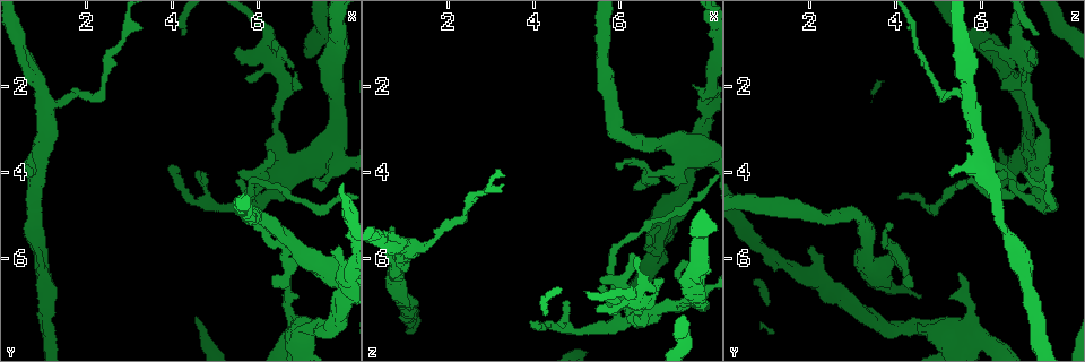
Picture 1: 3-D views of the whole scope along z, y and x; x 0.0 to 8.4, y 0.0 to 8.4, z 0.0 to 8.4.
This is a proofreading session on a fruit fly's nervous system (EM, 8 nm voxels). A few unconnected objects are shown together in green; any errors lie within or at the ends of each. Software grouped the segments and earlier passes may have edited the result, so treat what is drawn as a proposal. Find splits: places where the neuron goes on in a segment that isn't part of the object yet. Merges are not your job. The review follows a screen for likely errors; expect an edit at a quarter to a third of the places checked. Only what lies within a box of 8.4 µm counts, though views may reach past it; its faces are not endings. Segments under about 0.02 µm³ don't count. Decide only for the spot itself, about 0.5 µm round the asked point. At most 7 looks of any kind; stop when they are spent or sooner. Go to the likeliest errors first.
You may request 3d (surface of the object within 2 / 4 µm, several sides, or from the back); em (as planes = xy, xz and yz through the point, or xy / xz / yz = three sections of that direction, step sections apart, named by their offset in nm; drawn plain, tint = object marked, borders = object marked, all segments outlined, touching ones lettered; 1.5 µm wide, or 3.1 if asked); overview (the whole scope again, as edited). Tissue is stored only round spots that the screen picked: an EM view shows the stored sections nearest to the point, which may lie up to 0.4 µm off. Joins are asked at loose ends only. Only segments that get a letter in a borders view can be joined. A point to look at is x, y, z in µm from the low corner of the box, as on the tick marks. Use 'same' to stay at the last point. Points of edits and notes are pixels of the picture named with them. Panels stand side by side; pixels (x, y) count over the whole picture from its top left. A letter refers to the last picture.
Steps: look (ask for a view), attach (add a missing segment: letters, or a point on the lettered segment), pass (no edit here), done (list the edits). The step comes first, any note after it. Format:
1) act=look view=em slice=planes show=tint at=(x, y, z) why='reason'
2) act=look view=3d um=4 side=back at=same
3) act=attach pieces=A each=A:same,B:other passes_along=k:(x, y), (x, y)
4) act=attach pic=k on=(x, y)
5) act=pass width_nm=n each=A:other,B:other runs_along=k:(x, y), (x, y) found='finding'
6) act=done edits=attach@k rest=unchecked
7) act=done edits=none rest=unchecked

act=look view=em slice=xz step=4 show=tint at=(6.30, 6.60, 4.35) why='branch stops here'

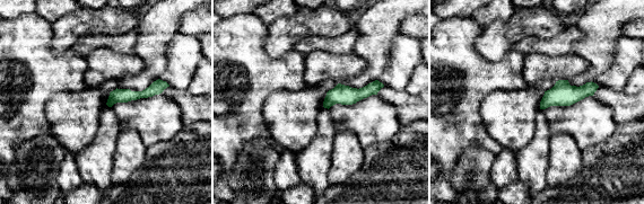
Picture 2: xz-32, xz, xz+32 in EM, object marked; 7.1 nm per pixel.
act=look view=em slice=planes show=tint at=same

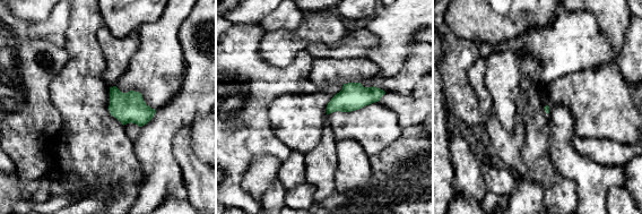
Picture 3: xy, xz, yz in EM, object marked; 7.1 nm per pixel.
act=look view=em slice=planes show=borders at=same why='see the neighbours'

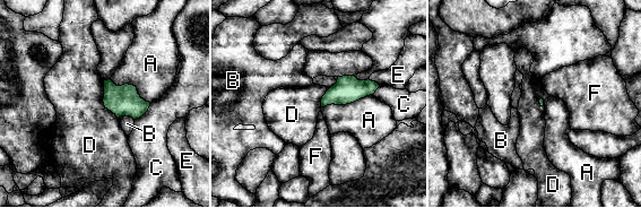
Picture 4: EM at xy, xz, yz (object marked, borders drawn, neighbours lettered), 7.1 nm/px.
act=pass each=A:other,B:other,C:other,D:other,E:other,F:other found='none of them fits'

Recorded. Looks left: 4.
act=look view=3d um=2 at=(6.35, 1.00, 5.95) why='branch stops here'

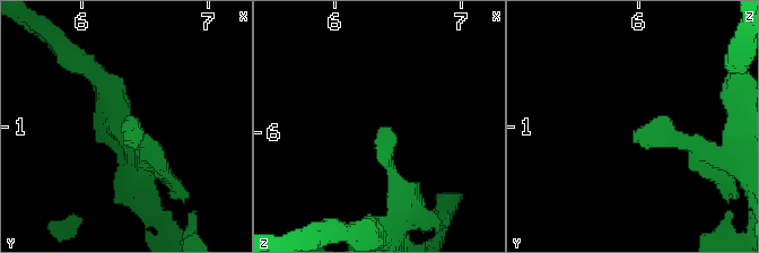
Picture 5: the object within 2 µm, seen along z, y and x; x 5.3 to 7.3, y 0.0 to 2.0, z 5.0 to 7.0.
act=look view=em slice=yz step=4 show=borders at=(6.34, 1.04, 5.98) why='need the tissue'

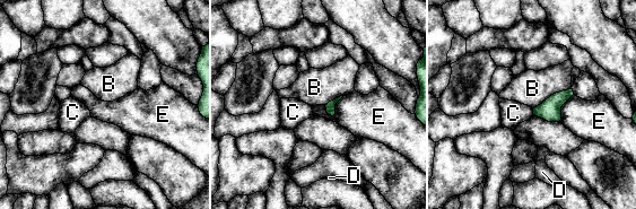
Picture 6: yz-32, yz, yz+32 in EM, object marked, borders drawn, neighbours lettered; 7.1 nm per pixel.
act=look view=em slice=planes show=borders at=same why='cut it another way'

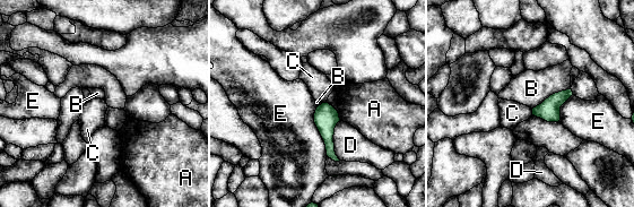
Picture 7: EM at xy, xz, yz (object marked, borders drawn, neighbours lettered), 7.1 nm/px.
act=pass each=A:other,B:other,C:other,D:other,E:other found='none of them fits'

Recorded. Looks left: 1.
act=done edits=none rest=unchecked

